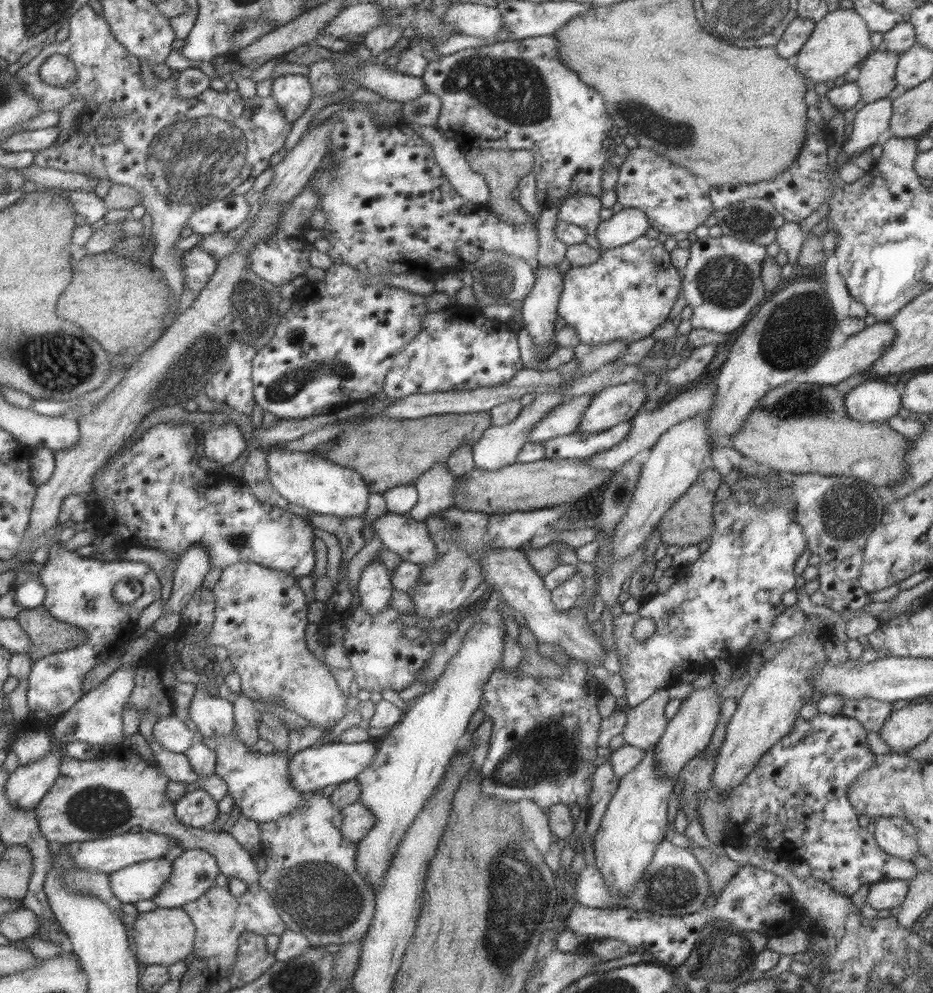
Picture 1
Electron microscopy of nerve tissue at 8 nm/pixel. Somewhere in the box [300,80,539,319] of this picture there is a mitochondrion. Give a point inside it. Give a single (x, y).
(498, 278)

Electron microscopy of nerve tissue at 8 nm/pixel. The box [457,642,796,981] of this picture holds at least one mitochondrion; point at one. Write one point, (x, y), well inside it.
(520, 906)

